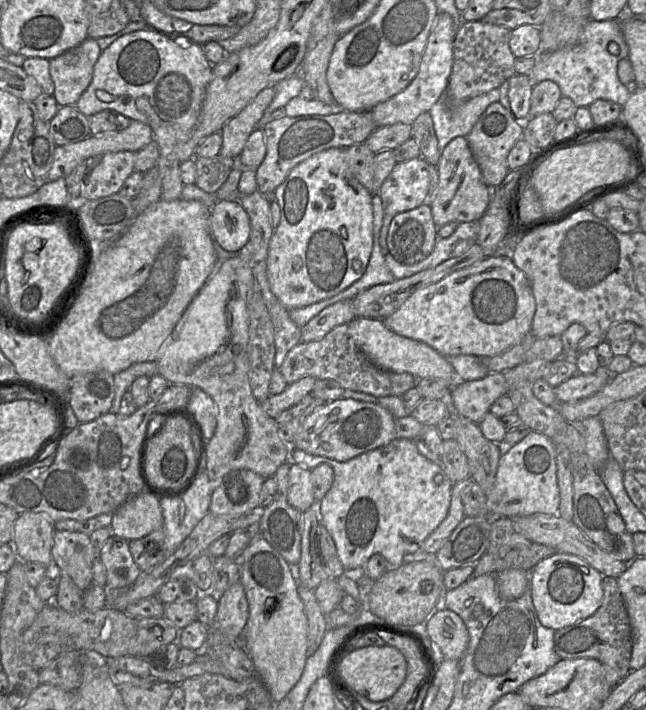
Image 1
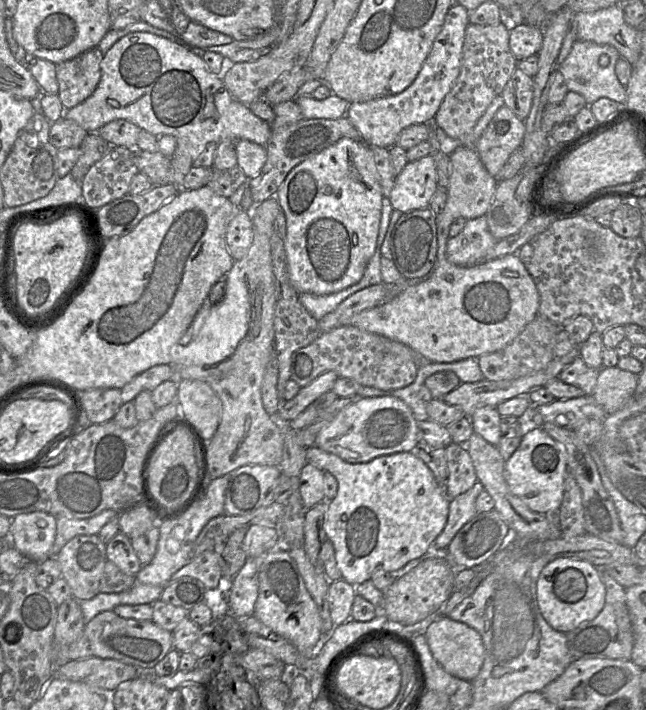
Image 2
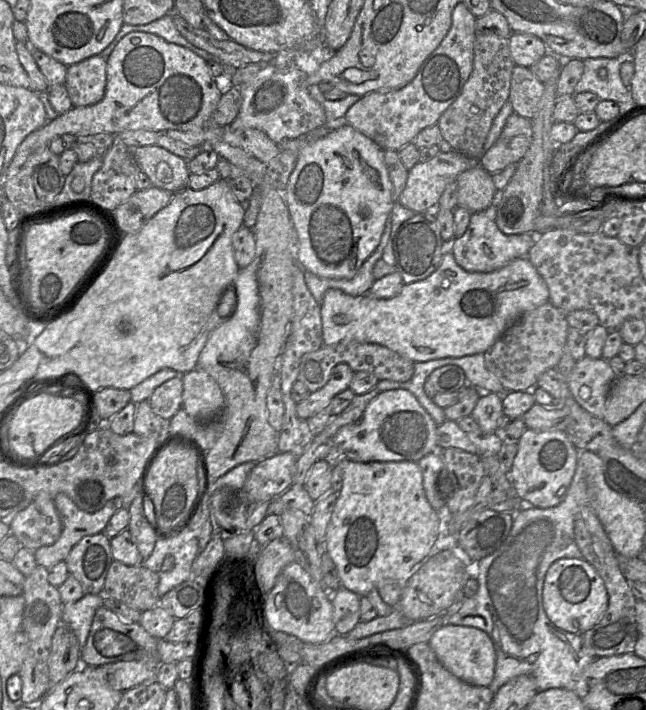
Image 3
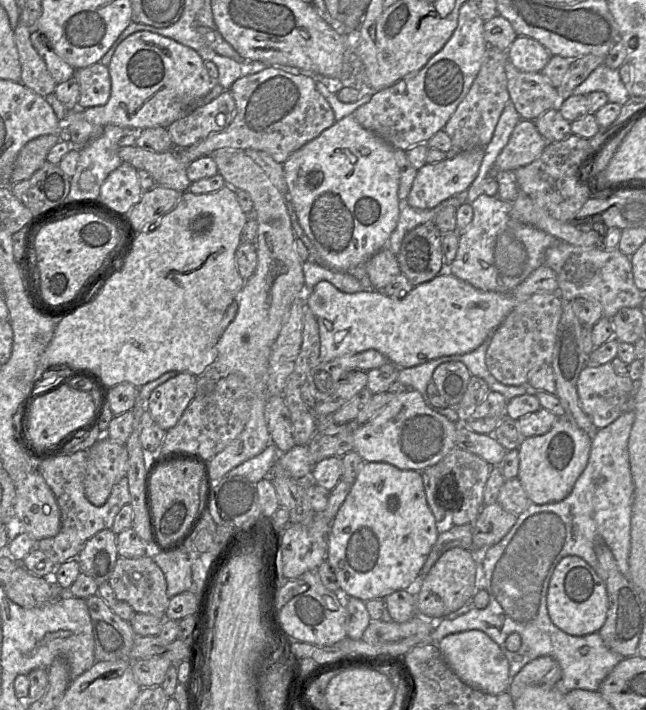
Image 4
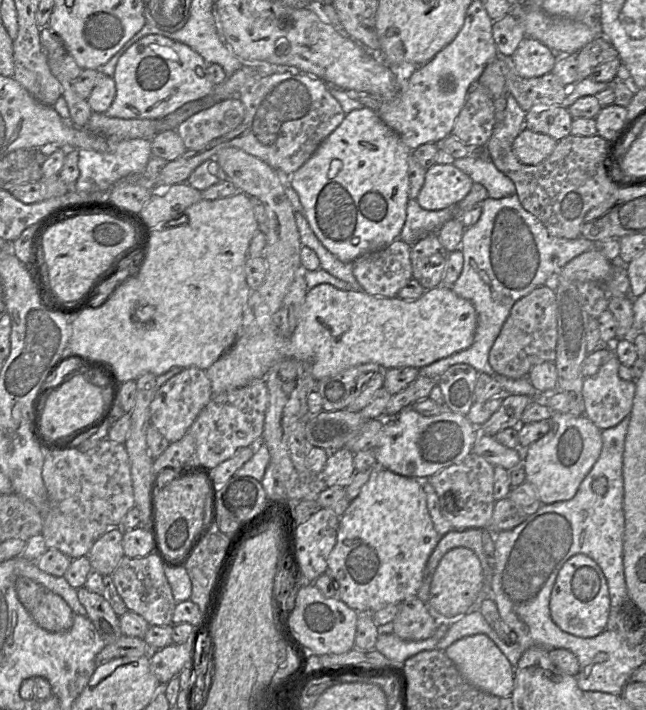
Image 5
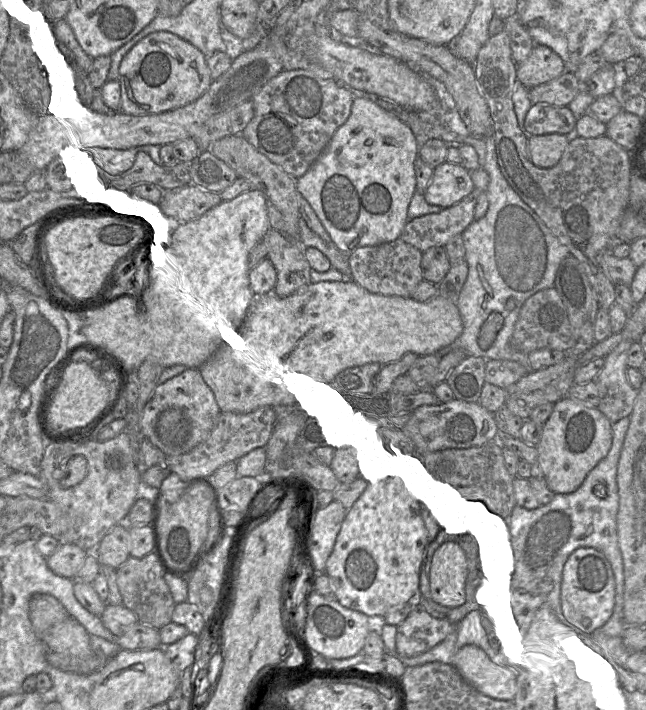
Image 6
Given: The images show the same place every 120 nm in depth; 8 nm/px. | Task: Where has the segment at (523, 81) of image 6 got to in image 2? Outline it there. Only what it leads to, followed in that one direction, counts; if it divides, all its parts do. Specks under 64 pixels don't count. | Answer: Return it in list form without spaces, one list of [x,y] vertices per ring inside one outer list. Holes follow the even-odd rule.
[[[528,24],[509,25],[509,46],[517,61],[537,55],[543,43],[543,30]]]

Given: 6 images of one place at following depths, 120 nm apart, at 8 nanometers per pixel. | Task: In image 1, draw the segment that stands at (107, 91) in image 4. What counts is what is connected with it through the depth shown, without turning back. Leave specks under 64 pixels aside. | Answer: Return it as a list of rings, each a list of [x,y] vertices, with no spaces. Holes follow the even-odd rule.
[[[87,37],[77,46],[49,60],[58,106],[75,105],[92,80],[93,68],[102,50],[96,39]]]

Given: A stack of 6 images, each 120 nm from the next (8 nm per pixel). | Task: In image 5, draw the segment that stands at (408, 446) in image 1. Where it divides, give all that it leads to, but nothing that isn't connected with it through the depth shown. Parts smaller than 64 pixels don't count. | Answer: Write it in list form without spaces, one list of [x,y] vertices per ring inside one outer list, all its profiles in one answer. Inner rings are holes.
[[[377,467],[340,517],[337,542],[330,553],[326,573],[337,581],[338,598],[347,606],[357,612],[374,613],[417,596],[428,559],[441,537],[434,528],[422,481]]]

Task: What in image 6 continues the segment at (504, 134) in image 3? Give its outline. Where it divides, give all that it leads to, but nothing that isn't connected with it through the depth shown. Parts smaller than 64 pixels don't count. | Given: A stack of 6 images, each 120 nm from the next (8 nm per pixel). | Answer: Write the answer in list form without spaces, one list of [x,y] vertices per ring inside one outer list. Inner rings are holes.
[[[562,134],[528,136],[527,147],[530,160],[538,168],[552,168],[560,161],[569,138]]]

